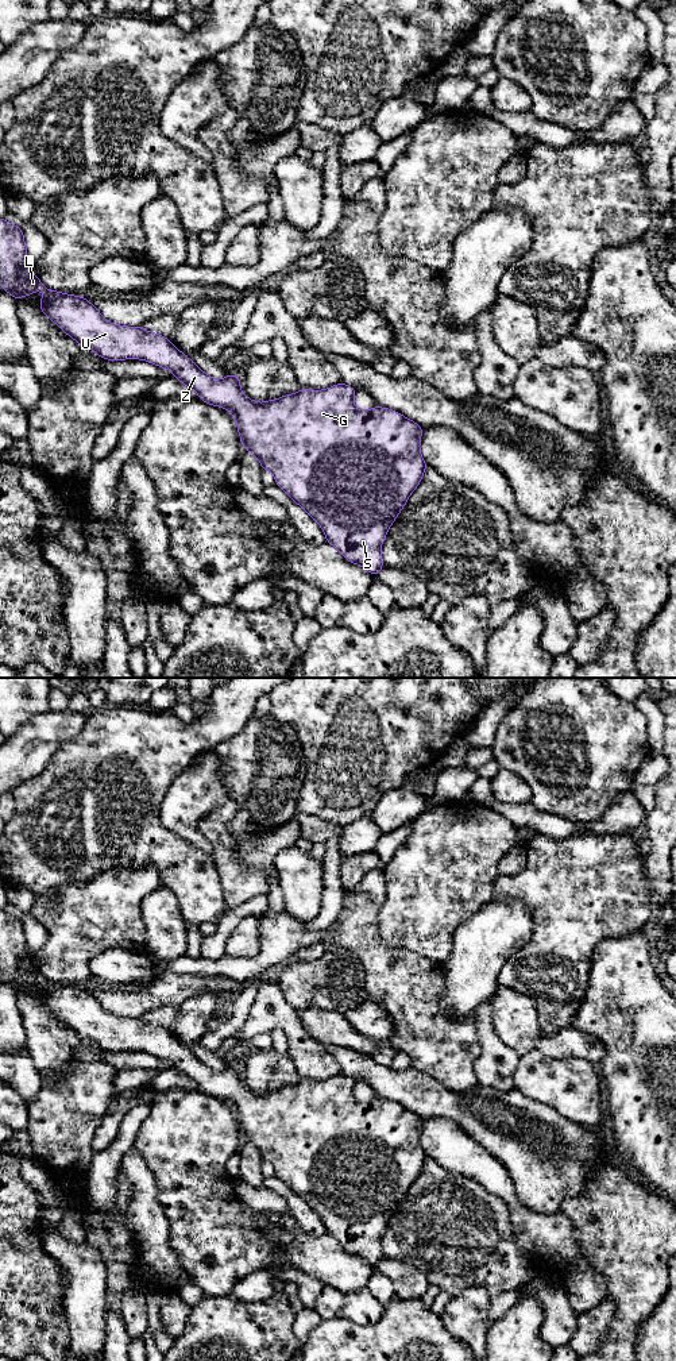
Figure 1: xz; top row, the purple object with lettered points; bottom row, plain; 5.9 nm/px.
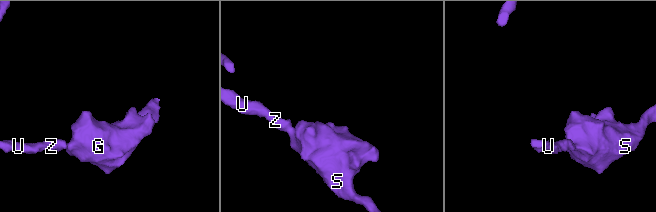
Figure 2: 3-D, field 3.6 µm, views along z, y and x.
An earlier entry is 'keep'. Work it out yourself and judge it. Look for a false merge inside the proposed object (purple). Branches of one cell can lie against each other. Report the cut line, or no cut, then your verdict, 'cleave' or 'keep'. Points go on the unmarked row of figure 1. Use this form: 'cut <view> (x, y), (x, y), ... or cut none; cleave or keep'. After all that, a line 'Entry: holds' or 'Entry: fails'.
cut none; keep
Entry: holds

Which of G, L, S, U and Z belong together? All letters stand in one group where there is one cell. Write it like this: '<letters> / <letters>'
G L S U Z

